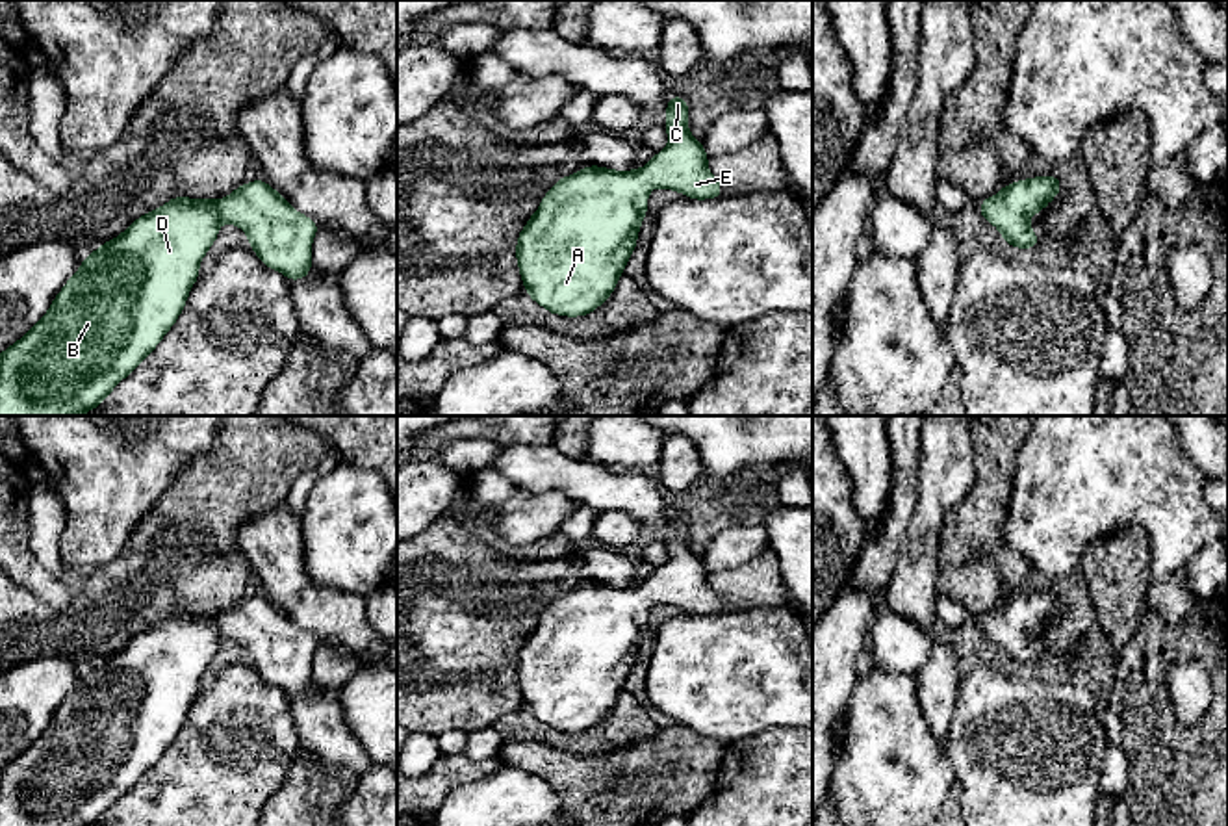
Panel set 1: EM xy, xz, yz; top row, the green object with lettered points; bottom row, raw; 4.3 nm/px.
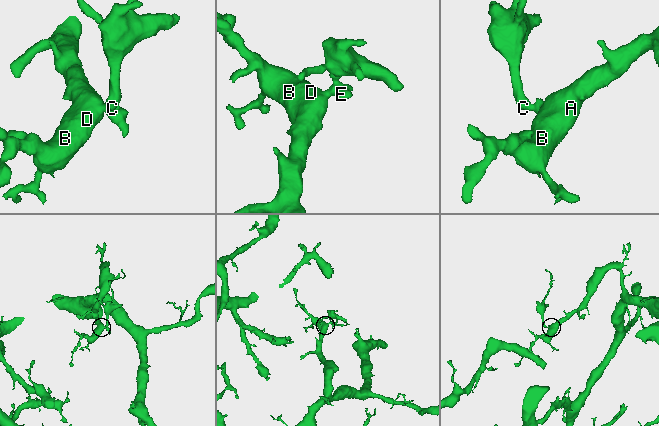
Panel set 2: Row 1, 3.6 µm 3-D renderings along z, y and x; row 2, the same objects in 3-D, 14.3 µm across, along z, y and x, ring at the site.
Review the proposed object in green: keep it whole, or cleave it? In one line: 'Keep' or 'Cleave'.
Keep

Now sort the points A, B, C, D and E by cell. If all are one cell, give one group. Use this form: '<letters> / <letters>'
A B C D E

